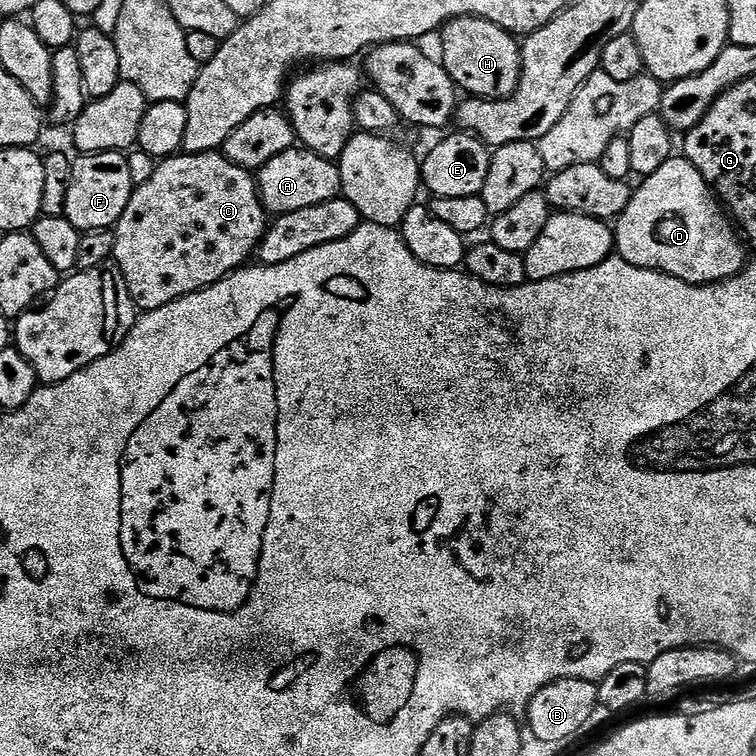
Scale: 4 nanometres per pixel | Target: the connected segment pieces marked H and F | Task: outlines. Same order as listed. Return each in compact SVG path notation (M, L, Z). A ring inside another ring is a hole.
M458 18L445 24L439 33L444 69L461 93L472 98L505 100L520 81L522 48L517 37L482 18Z
M89 152L72 161L70 190L66 190L63 216L80 231L97 232L103 228L115 229L130 202L134 185L130 178L128 157L122 152Z

